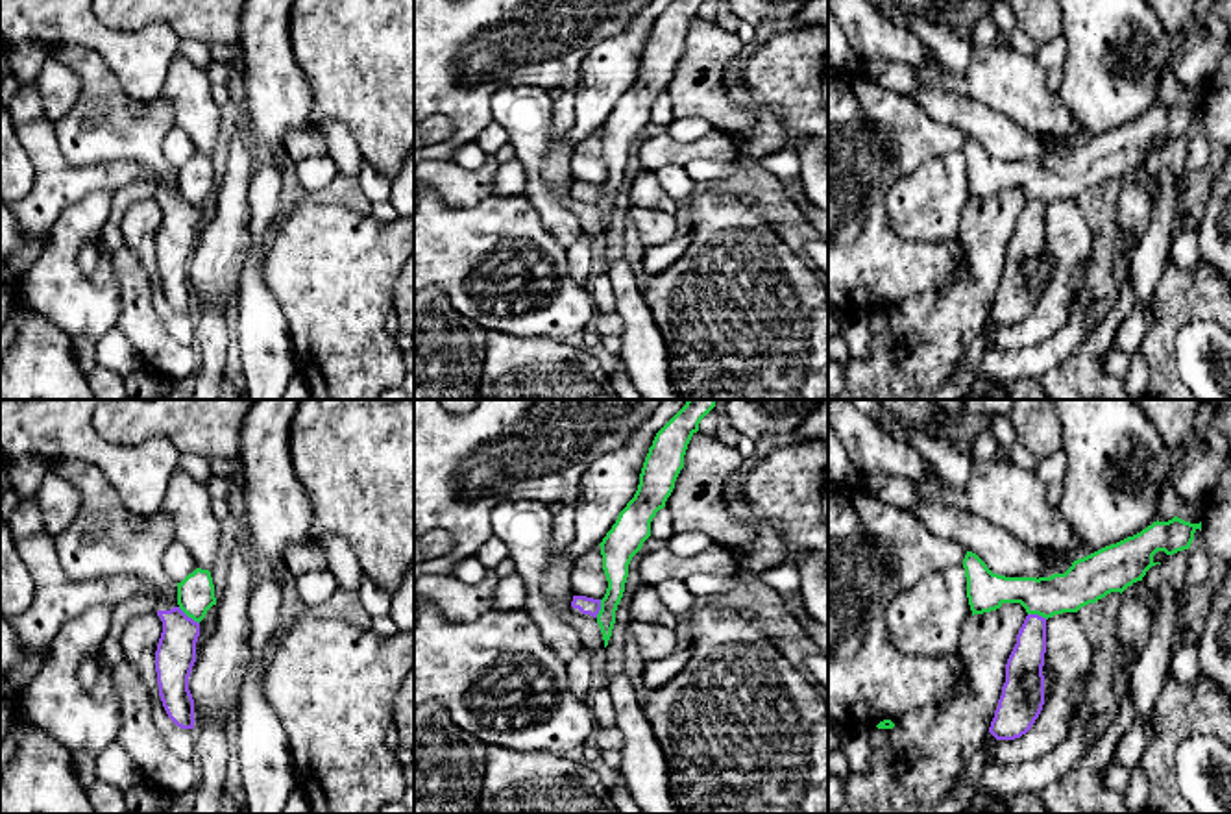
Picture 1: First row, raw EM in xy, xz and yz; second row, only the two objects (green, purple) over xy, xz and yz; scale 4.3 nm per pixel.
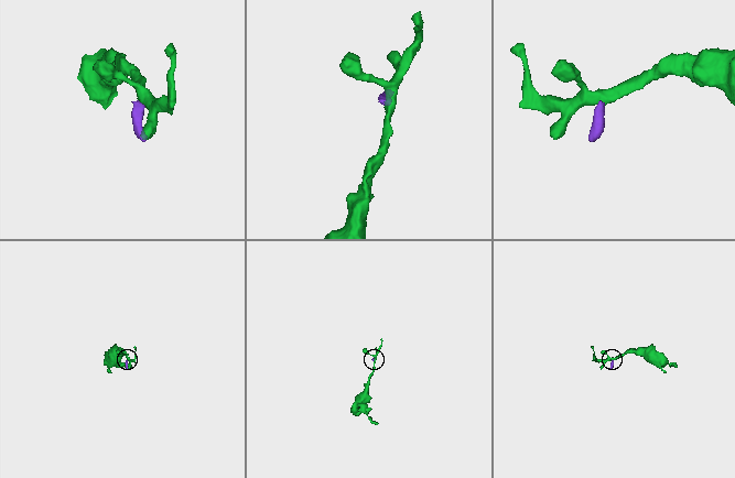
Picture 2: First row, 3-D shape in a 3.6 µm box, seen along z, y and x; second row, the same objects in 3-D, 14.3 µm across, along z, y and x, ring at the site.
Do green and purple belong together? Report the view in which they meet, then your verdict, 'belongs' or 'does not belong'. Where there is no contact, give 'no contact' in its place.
xy | does not belong

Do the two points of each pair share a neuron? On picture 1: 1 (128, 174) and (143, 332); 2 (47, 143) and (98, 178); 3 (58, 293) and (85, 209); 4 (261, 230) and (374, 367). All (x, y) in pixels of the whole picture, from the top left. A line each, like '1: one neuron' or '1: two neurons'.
1: two neurons
2: one neuron
3: one neuron
4: two neurons

